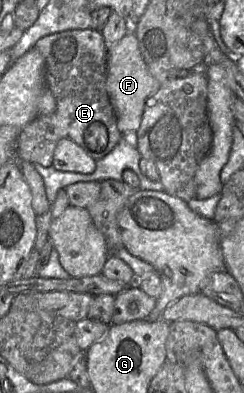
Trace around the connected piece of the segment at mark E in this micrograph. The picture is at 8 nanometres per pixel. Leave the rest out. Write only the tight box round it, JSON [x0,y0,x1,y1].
[16,29,123,166]

